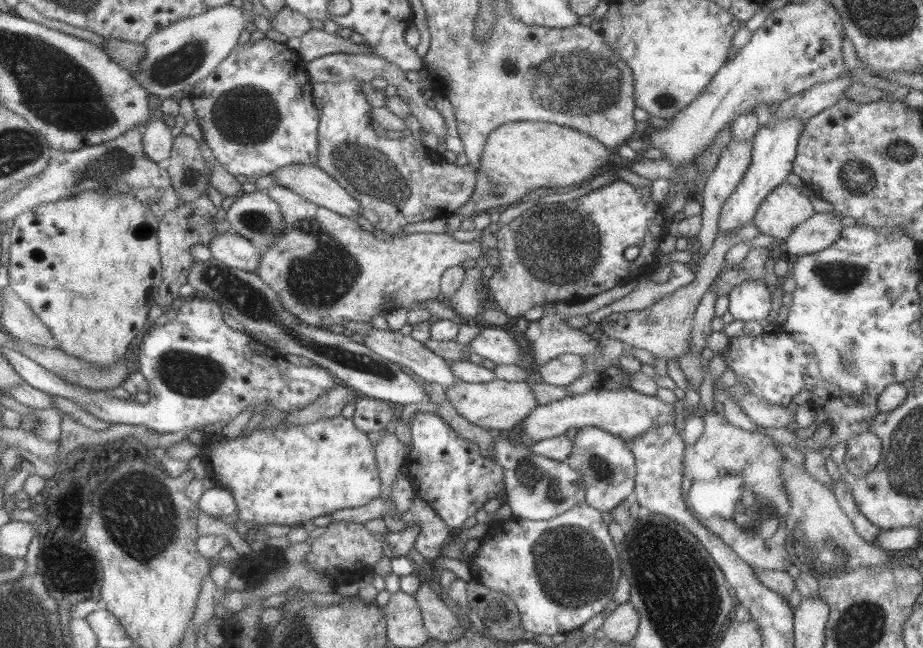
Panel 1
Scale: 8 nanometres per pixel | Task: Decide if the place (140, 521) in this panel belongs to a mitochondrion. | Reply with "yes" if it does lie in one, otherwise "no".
yes

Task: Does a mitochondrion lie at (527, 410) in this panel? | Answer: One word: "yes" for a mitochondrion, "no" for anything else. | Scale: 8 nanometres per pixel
no

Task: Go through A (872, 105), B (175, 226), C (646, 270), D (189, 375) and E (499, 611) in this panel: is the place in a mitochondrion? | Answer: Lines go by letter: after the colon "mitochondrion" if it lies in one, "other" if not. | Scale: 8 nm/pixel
A: other
B: other
C: other
D: mitochondrion
E: mitochondrion

